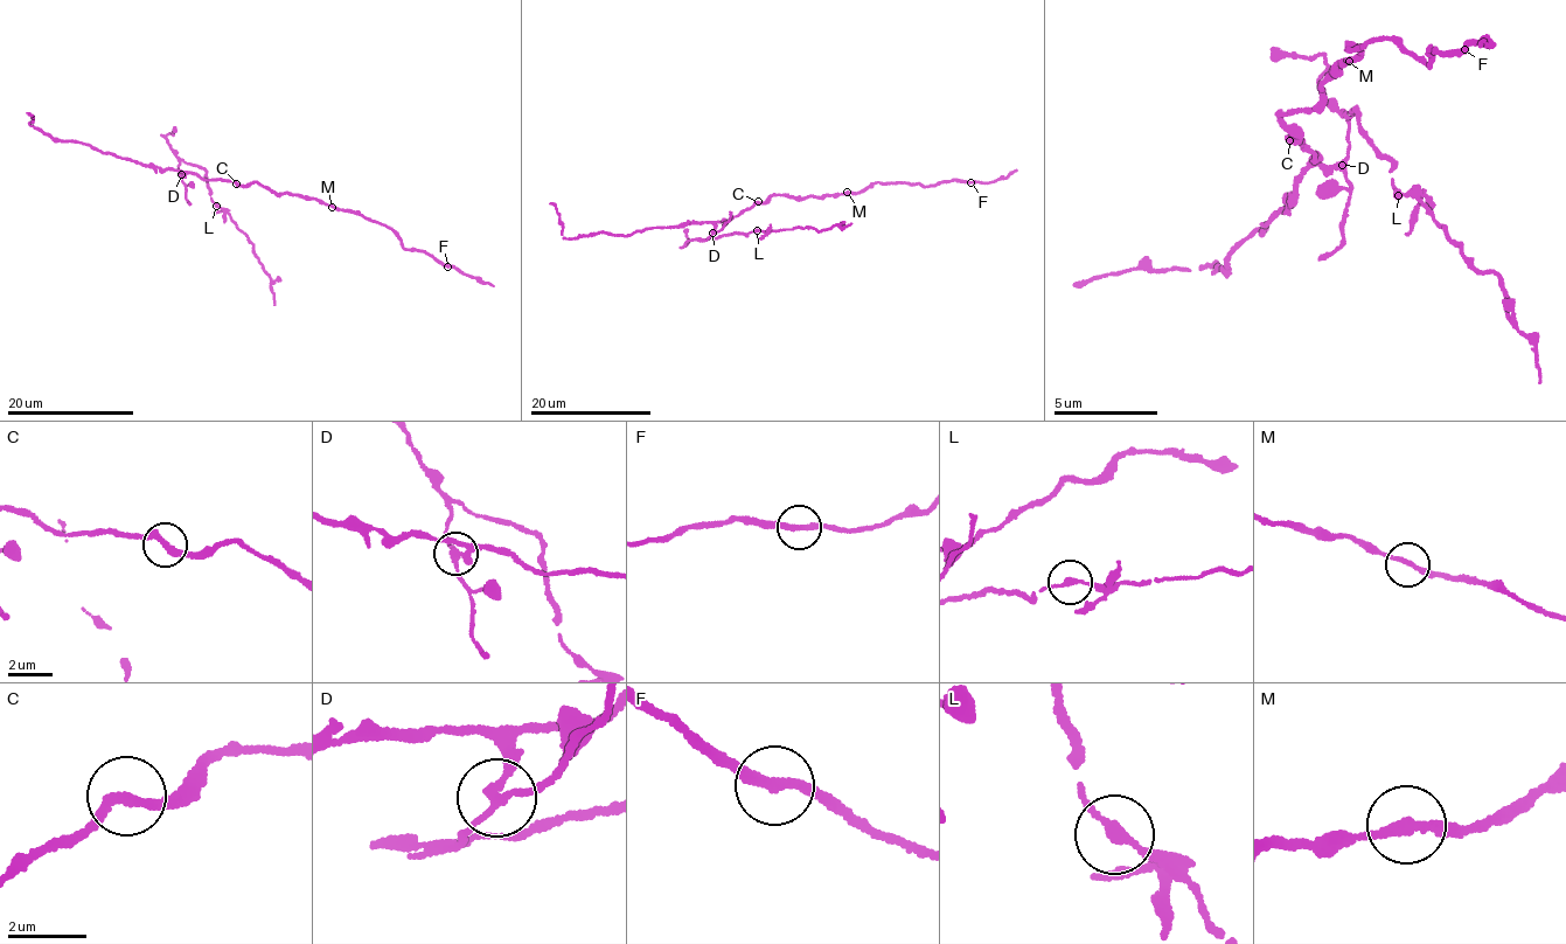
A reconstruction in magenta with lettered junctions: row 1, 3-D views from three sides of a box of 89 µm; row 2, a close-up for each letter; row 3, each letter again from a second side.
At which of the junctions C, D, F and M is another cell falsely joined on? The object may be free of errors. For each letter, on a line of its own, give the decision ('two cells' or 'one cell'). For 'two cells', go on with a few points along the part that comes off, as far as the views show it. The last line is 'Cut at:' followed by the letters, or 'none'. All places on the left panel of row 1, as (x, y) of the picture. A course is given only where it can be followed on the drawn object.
C: one cell
D: two cells; course (180, 174), (179, 164), (182, 160), (206, 172), (210, 198), (249, 240), (270, 277), (275, 305)
F: one cell
M: one cell
Cut at: D

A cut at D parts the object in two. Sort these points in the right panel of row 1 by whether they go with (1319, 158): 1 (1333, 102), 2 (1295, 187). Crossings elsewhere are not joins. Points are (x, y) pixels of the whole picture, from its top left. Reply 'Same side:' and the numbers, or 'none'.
Same side: 2

